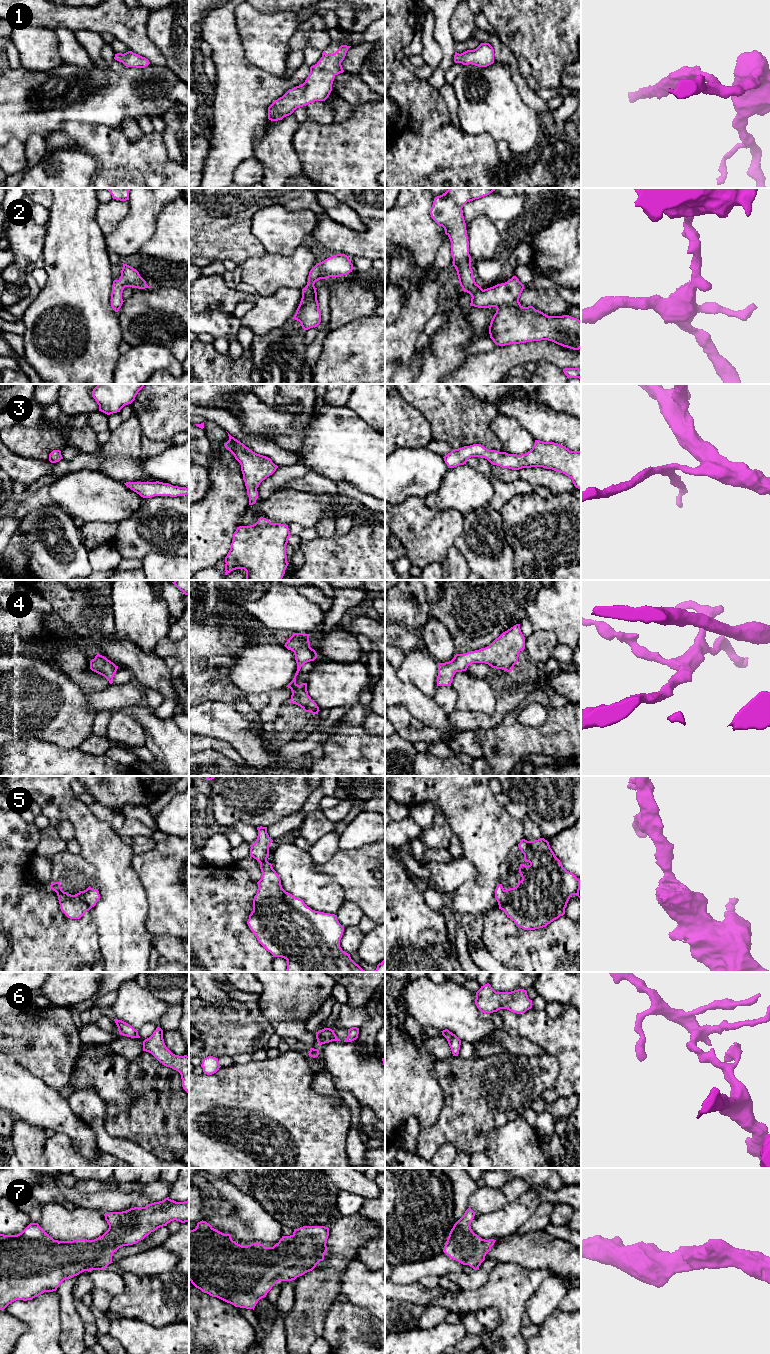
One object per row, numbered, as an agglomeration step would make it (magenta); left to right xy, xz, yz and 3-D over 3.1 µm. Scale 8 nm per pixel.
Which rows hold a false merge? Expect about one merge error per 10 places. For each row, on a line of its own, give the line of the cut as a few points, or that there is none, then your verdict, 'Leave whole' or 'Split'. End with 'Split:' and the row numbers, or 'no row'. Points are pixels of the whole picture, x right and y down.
1: No split. Leave whole
2: No split. Leave whole
3: No split. Leave whole
4: No split. Leave whole
5: No split. Leave whole
6: No split. Leave whole
7: No split. Leave whole
Split: no row

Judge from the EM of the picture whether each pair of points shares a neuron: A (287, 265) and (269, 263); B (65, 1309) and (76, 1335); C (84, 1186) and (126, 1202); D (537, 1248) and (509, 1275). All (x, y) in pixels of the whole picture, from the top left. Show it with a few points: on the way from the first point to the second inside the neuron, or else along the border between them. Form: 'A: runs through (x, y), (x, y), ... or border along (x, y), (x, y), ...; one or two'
A: runs through (283, 265), (273, 265); one
B: runs through (70, 1315), (73, 1329); one
C: border along (117, 1186), (93, 1192), (79, 1192), (75, 1188); two
D: border along (497, 1262), (513, 1262), (534, 1269), (543, 1268); two

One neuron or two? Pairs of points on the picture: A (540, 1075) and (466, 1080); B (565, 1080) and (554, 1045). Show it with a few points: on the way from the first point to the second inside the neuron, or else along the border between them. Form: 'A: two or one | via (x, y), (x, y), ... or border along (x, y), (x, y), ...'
A: one | via (522, 1079), (484, 1080)
B: one | via (565, 1071), (565, 1056), (563, 1054)

